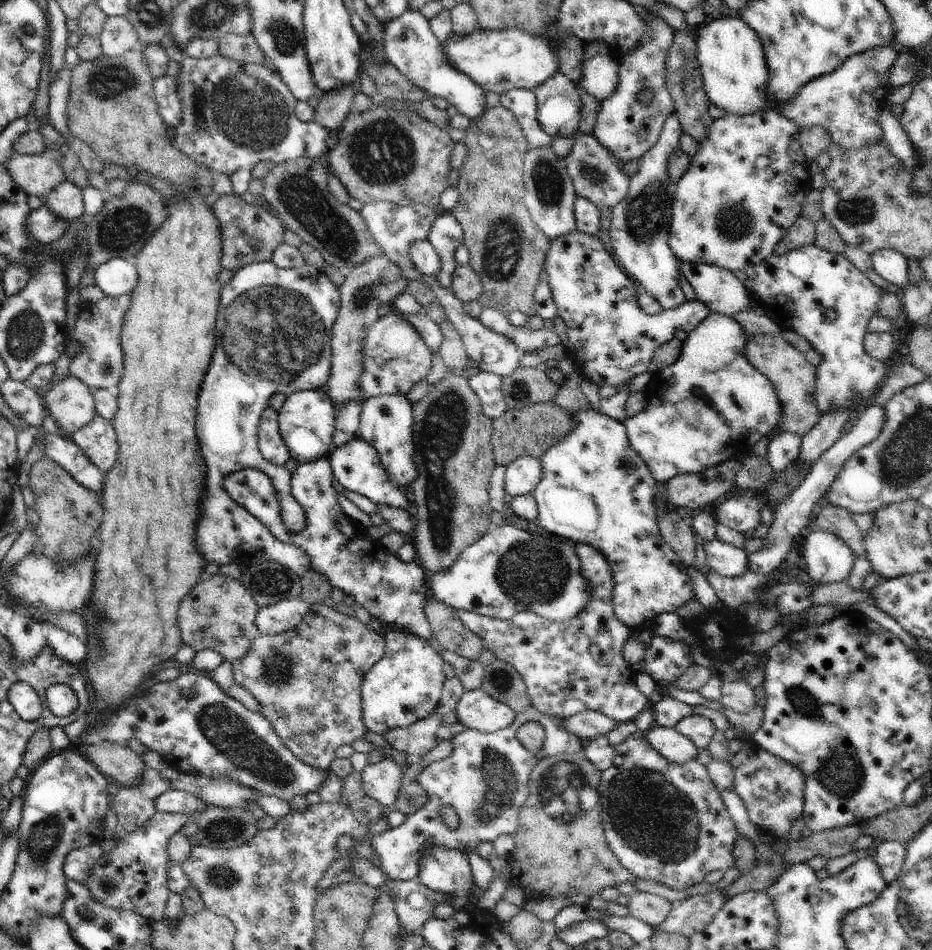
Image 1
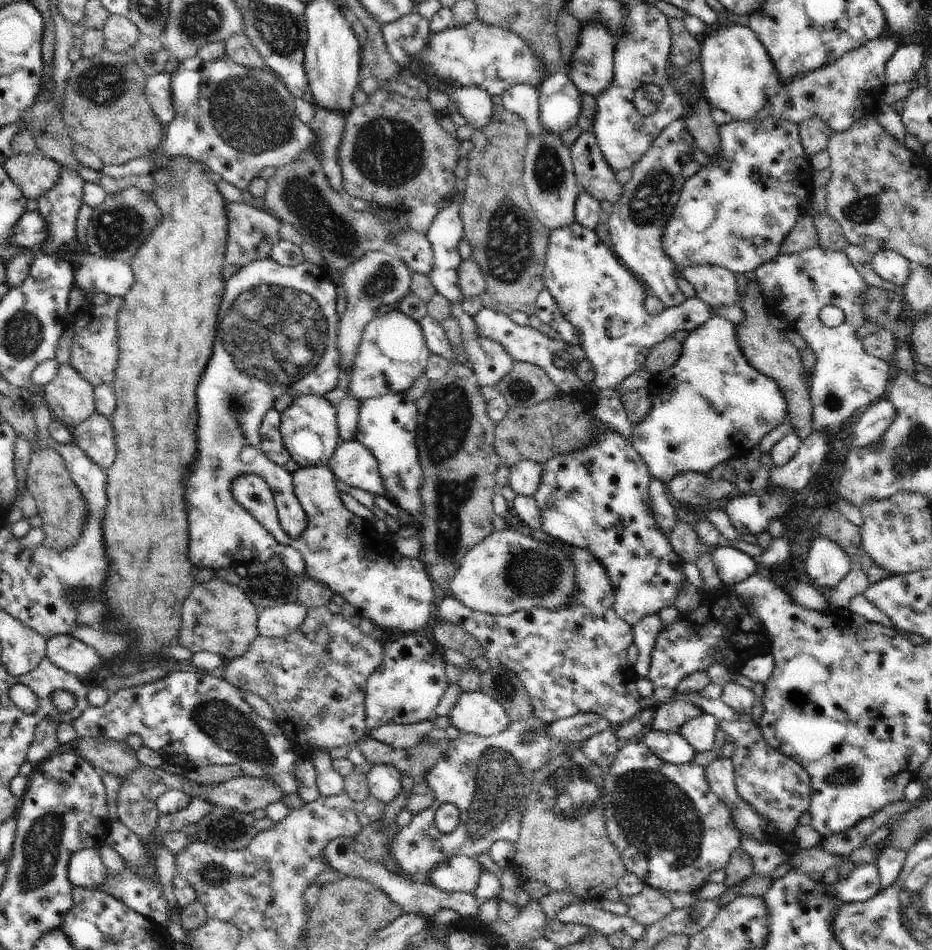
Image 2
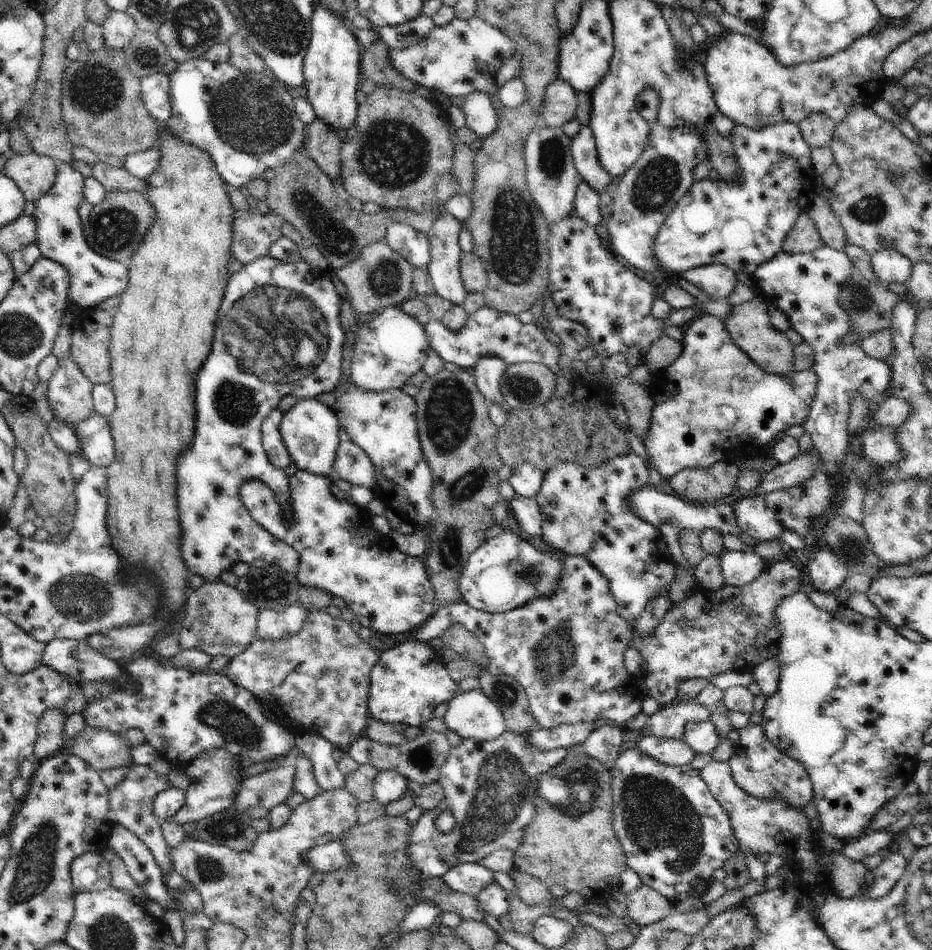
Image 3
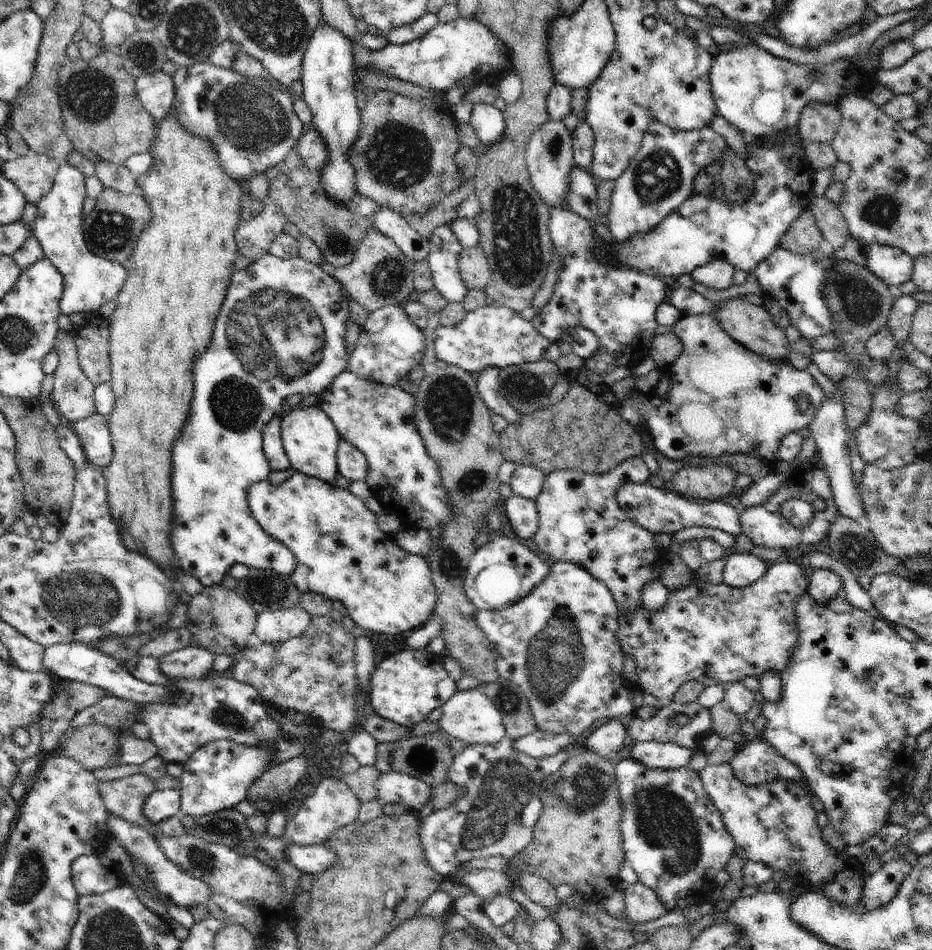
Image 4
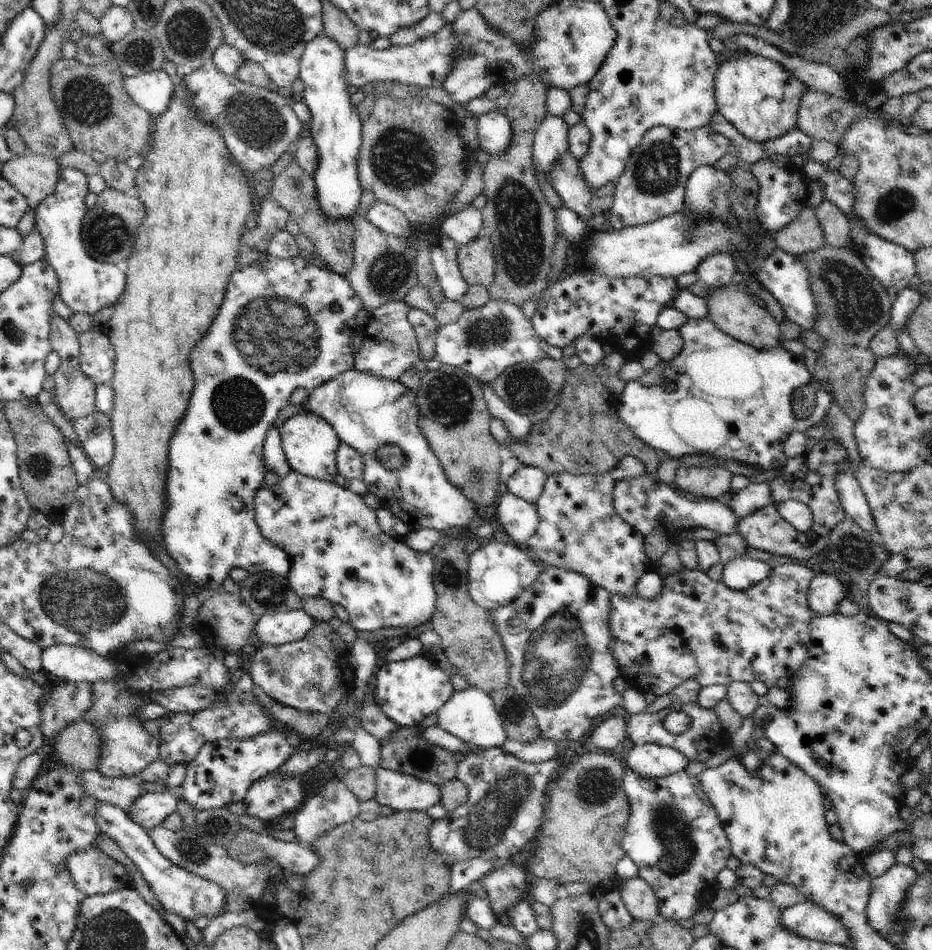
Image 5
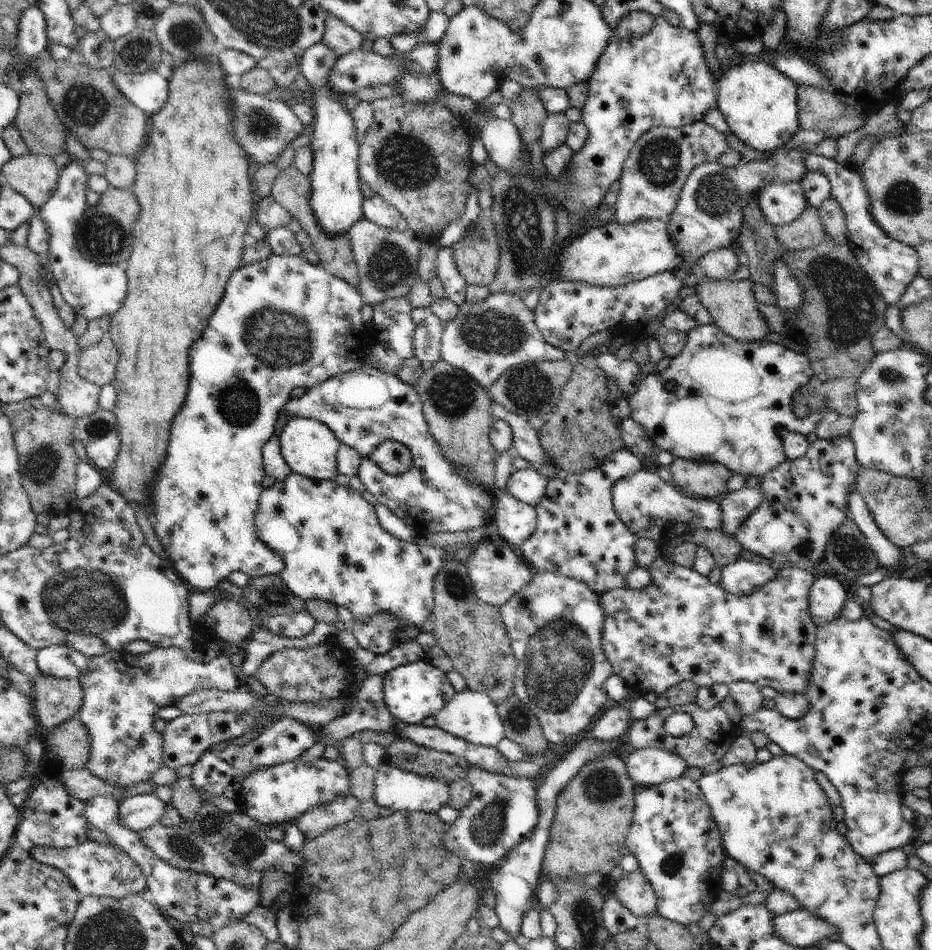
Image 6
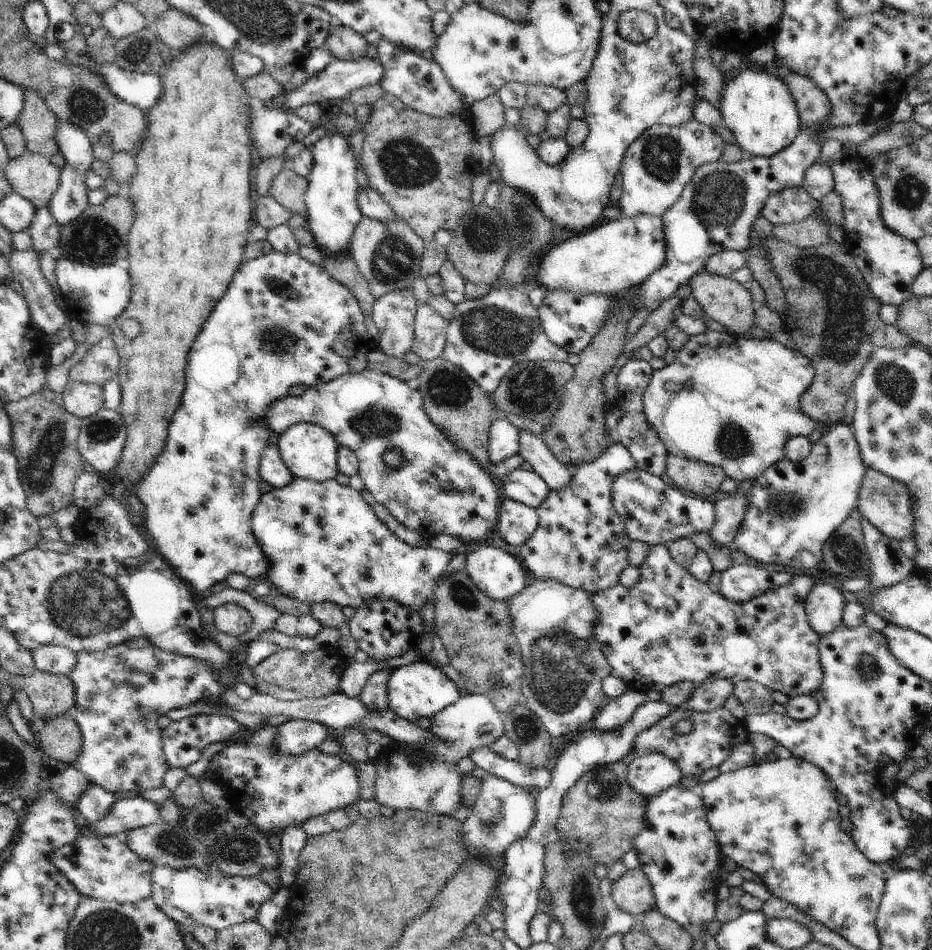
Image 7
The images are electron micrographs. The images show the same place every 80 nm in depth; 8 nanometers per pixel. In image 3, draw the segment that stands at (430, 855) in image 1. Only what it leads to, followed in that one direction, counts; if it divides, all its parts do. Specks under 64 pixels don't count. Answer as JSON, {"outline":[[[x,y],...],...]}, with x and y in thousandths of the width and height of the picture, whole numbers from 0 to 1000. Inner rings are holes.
{"outline":[[[494,908],[474,923],[486,938],[512,944],[523,933],[530,929],[530,920],[515,908]]]}

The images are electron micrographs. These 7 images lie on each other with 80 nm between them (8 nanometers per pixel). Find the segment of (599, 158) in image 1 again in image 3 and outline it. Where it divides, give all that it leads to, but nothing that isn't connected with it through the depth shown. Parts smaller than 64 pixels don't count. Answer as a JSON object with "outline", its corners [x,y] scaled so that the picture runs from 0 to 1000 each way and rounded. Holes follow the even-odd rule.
{"outline":[[[632,131],[623,132],[620,141],[613,147],[613,159],[618,179],[624,189],[642,204],[650,200],[657,201],[657,186],[644,175],[637,140]]]}

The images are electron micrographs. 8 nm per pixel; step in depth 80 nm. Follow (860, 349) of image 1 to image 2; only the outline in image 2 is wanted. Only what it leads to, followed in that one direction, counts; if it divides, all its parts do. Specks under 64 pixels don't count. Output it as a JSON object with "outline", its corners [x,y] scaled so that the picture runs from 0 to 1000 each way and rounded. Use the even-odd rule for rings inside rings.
{"outline":[[[878,258],[877,260],[857,265],[856,267],[852,266],[849,268],[833,268],[826,276],[818,278],[810,285],[811,288],[811,297],[815,302],[818,312],[820,313],[822,319],[822,326],[825,332],[835,332],[840,333],[851,347],[857,349],[863,358],[866,360],[866,364],[872,368],[872,372],[876,376],[876,383],[873,384],[872,391],[870,392],[870,402],[869,402],[869,425],[871,426],[871,453],[873,456],[884,456],[886,455],[891,462],[894,463],[897,460],[897,457],[901,455],[901,451],[903,451],[903,446],[908,446],[909,442],[916,436],[917,432],[921,432],[923,428],[930,428],[935,424],[941,423],[943,420],[946,420],[952,415],[952,411],[955,407],[955,402],[958,397],[958,388],[956,387],[956,381],[944,379],[939,375],[932,374],[926,365],[925,357],[922,357],[918,354],[918,349],[921,345],[923,345],[927,341],[927,329],[926,329],[926,313],[924,309],[927,306],[930,306],[930,297],[921,288],[918,282],[910,268],[906,264],[894,264],[891,262],[885,262]],[[888,320],[898,321],[903,328],[906,328],[906,338],[898,344],[888,344],[885,343],[882,338],[880,338],[880,326],[884,324],[884,322]]]}

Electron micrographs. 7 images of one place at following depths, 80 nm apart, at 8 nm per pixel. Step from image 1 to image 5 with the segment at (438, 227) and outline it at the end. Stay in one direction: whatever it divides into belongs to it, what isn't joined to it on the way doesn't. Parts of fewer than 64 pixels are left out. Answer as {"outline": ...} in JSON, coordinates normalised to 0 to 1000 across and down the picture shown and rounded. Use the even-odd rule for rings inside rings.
{"outline":[[[476,246],[474,247],[472,256],[469,255],[464,260],[462,277],[477,314],[485,318],[495,318],[503,299],[498,295],[492,283],[490,265],[494,258]]]}

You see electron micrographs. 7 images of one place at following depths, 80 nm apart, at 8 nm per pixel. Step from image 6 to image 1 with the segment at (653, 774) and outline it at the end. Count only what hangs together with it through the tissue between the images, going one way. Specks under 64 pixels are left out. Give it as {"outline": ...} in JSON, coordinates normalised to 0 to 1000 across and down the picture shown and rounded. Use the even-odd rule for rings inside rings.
{"outline":[[[702,764],[690,774],[697,785],[720,803],[734,804],[746,799],[750,792],[748,785],[724,766]]]}

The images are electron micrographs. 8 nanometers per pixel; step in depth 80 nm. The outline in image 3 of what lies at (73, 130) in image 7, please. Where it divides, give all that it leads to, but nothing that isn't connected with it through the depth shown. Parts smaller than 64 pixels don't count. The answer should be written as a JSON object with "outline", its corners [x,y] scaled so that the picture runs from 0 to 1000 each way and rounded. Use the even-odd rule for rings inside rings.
{"outline":[[[75,172],[62,173],[58,196],[49,203],[45,208],[42,208],[39,214],[39,220],[36,229],[40,236],[40,245],[38,255],[43,262],[43,265],[47,271],[56,273],[58,276],[65,278],[71,282],[74,288],[74,306],[72,317],[70,320],[71,328],[78,329],[77,322],[84,322],[84,327],[90,325],[103,325],[105,320],[109,320],[112,316],[124,312],[124,309],[131,309],[133,303],[137,301],[137,284],[133,278],[122,274],[116,274],[116,272],[109,268],[104,268],[93,257],[89,247],[89,237],[84,226],[84,219],[86,215],[91,213],[90,185],[79,178]]]}

